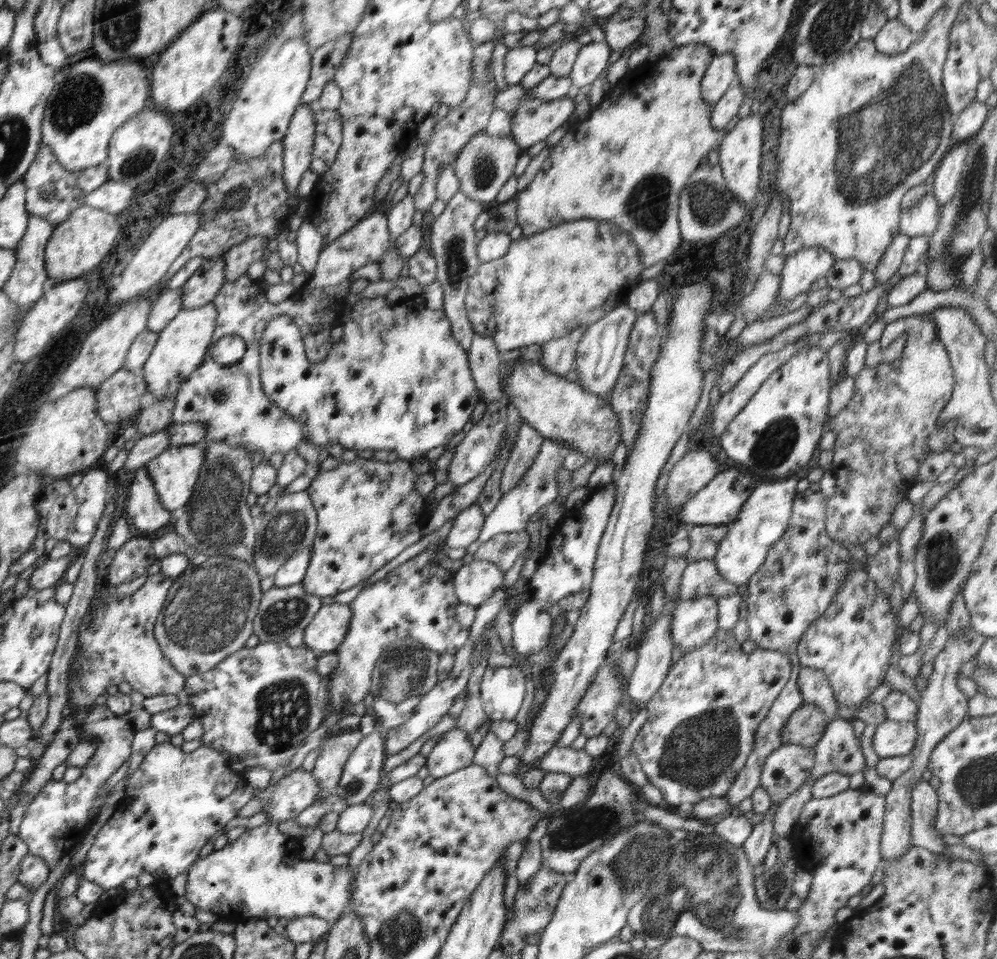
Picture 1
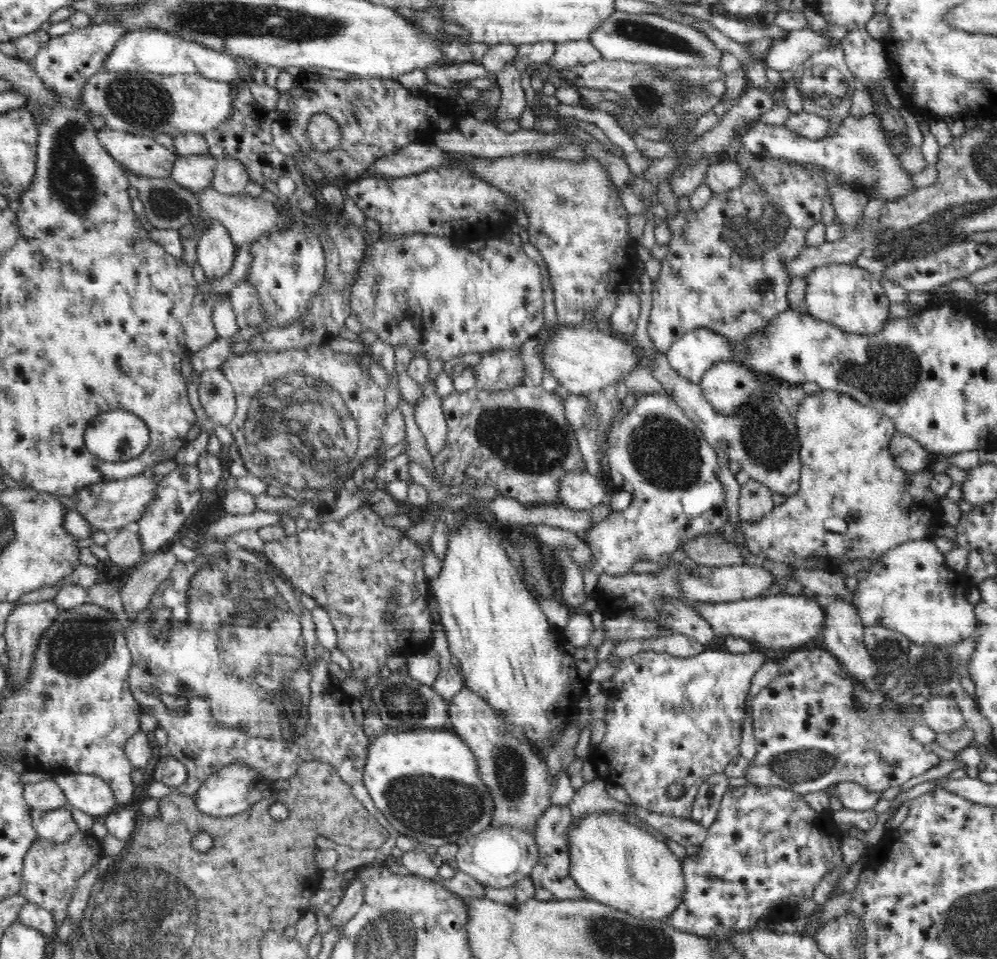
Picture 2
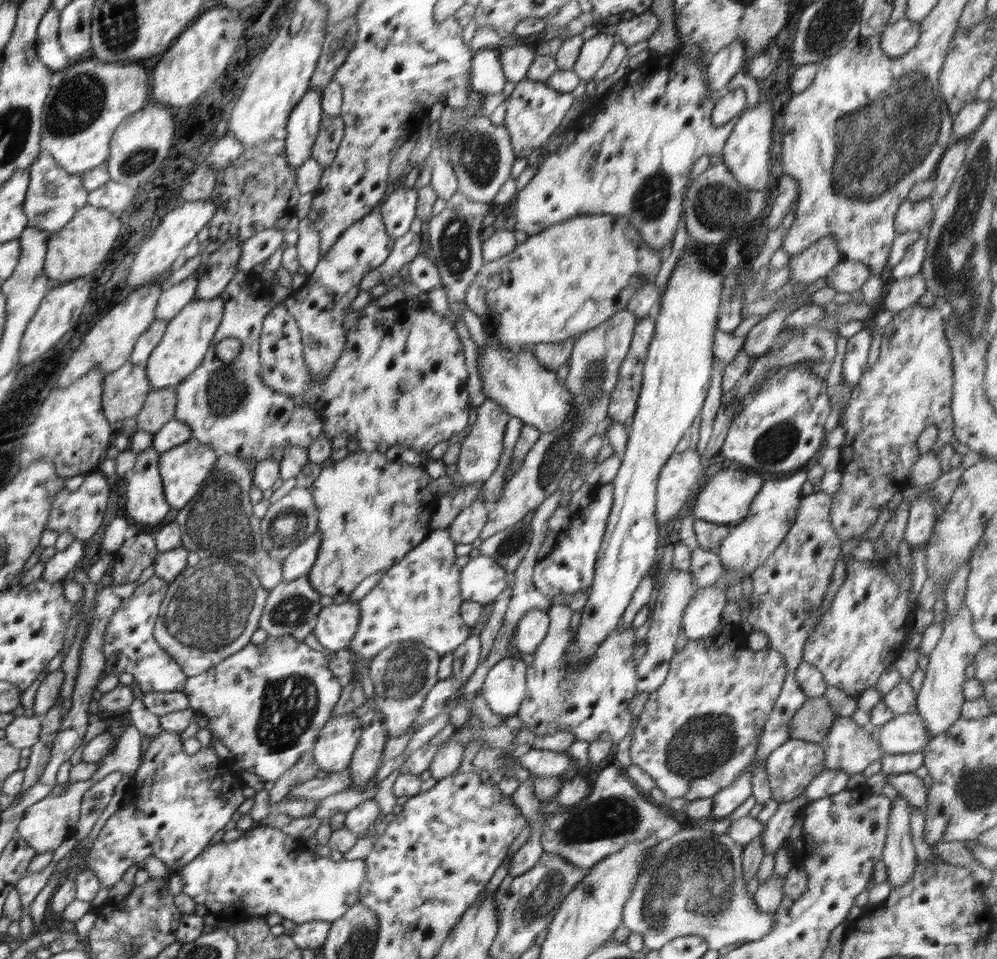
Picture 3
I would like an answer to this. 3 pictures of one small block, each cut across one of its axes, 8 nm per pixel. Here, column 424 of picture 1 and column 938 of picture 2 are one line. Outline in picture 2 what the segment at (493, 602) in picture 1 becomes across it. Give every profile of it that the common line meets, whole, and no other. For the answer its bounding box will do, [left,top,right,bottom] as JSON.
[920,695,963,734]

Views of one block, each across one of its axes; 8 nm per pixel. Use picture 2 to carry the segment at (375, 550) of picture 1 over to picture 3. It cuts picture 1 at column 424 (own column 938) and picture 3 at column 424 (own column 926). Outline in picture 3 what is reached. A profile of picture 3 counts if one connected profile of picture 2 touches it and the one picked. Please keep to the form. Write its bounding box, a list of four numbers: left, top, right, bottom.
[307,450,438,598]

